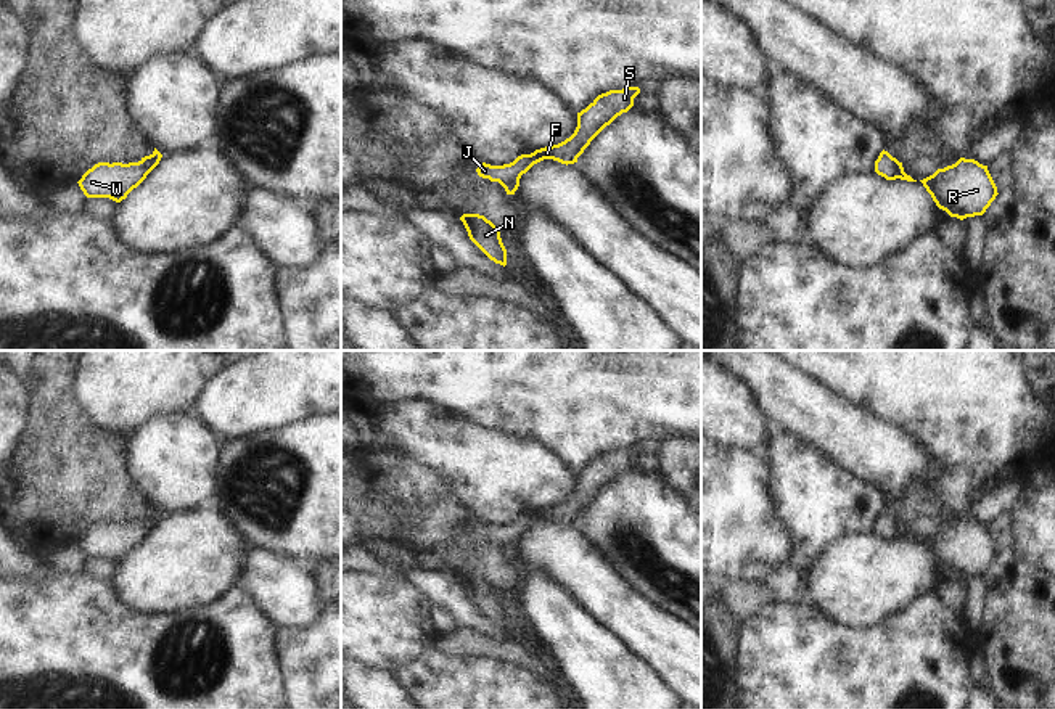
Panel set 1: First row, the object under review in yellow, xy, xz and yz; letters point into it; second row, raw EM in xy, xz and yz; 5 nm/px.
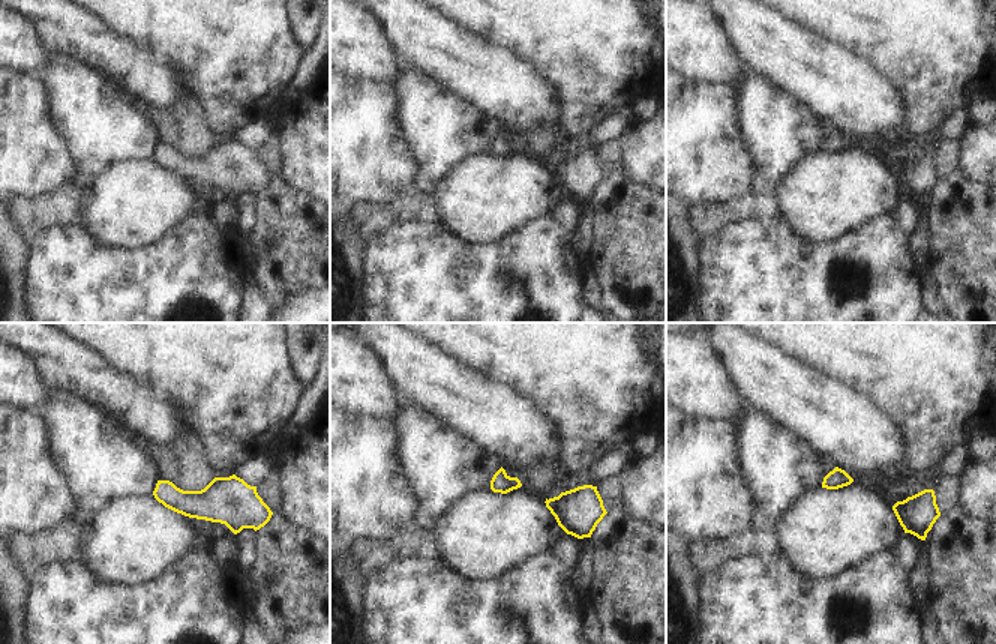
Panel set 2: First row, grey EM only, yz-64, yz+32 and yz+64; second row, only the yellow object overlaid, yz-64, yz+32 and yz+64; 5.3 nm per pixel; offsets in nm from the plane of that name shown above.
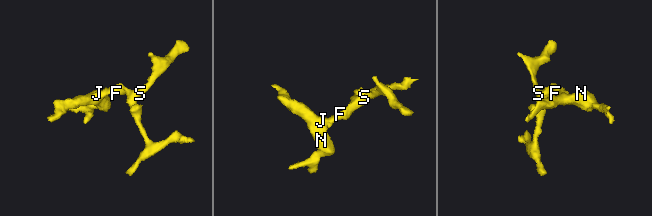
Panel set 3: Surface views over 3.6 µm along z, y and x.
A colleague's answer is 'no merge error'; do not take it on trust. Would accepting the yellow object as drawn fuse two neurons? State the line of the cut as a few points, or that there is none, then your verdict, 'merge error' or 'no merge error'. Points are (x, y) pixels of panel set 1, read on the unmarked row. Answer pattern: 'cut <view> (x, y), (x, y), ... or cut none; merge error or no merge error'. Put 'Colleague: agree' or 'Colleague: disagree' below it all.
cut none; no merge error
Colleague: agree

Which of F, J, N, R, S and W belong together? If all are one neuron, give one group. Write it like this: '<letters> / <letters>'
F J N R S W

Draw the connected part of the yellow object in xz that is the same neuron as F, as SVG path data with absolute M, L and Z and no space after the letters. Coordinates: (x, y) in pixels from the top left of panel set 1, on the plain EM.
M626 447L622 450L610 450L598 455L585 469L577 473L577 487L564 502L536 510L531 514L521 514L513 523L503 526L491 526L482 523L476 532L482 539L499 542L507 555L515 555L519 539L534 524L544 519L553 519L561 524L574 524L590 502L618 476L627 473L634 466L634 458L640 453L638 447Z

